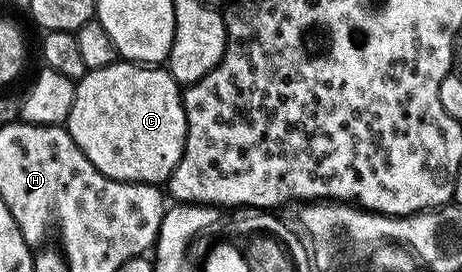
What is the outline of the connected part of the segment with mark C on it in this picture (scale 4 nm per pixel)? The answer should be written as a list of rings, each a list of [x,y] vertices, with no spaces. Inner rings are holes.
[[[115,62],[103,68],[91,68],[86,76],[74,85],[74,101],[68,114],[64,127],[70,136],[80,146],[80,150],[110,180],[129,180],[132,184],[161,185],[169,181],[172,170],[180,162],[180,158],[186,149],[186,115],[182,105],[182,88],[172,79],[169,71],[162,66],[143,66],[133,62]]]

